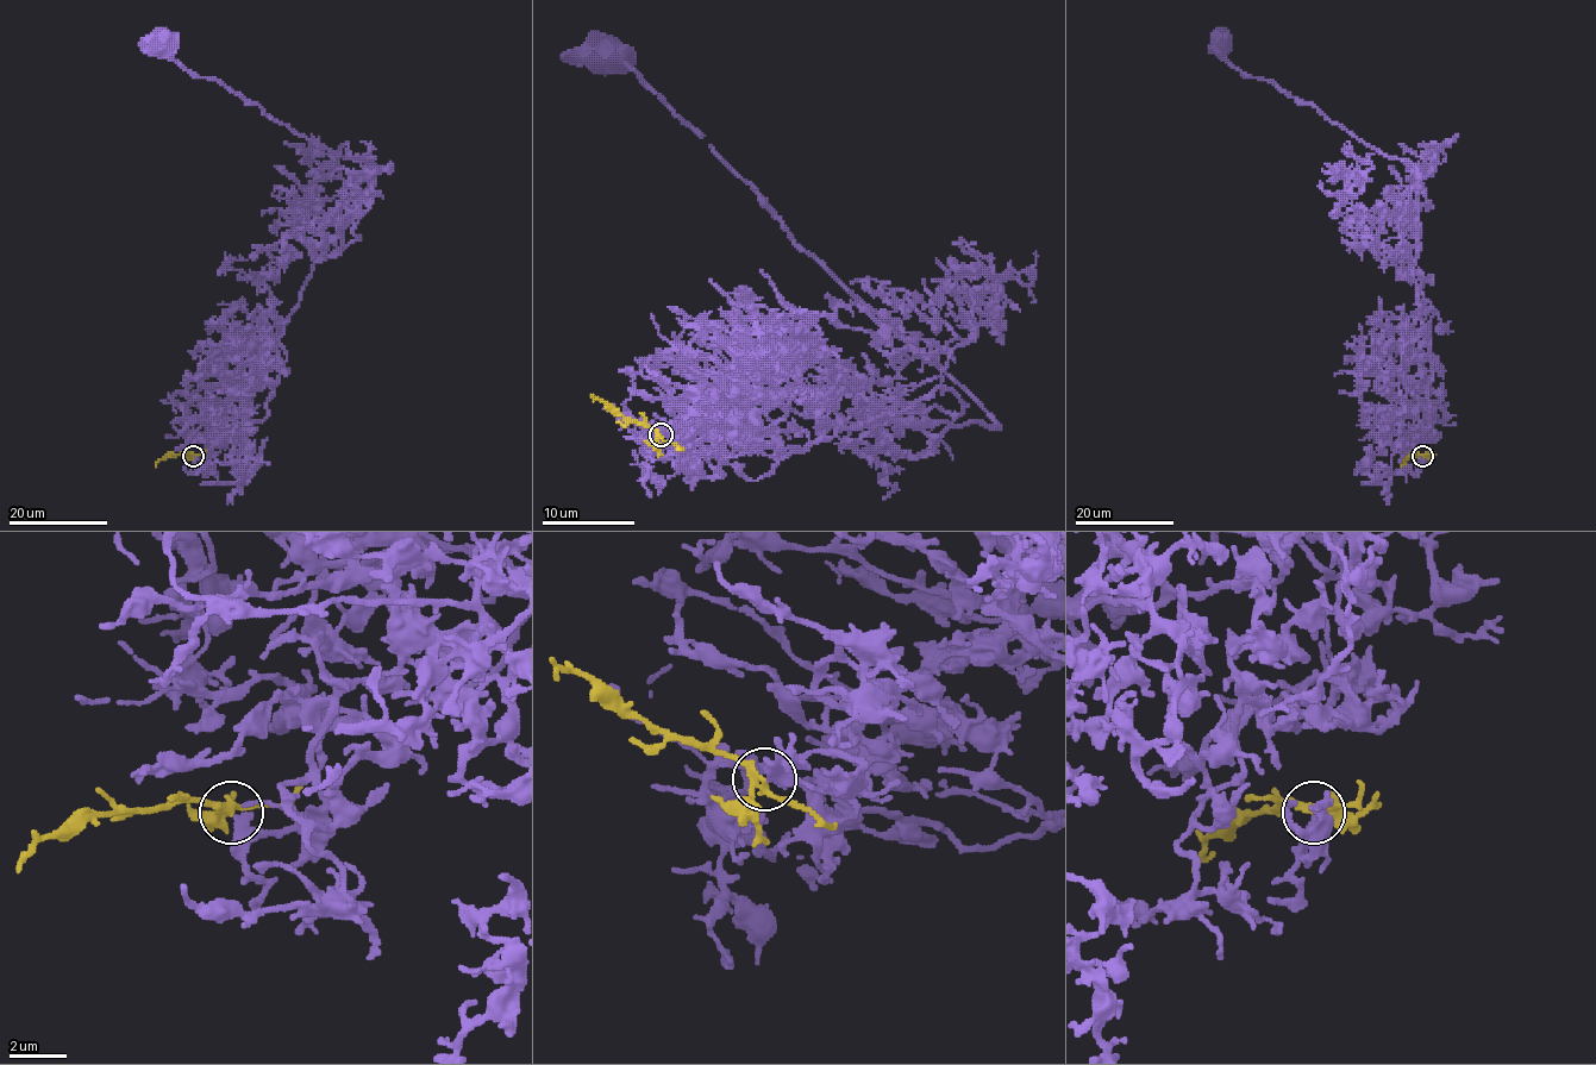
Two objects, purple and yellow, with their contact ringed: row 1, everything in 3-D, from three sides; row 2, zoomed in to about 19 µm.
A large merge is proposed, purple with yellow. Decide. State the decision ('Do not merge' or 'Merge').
Merge

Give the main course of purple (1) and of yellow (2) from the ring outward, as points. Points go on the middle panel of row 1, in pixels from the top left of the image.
1: (663, 434), (686, 393), (695, 427), (651, 455), (996, 423), (607, 51)
2: (661, 434), (627, 423), (590, 395)

